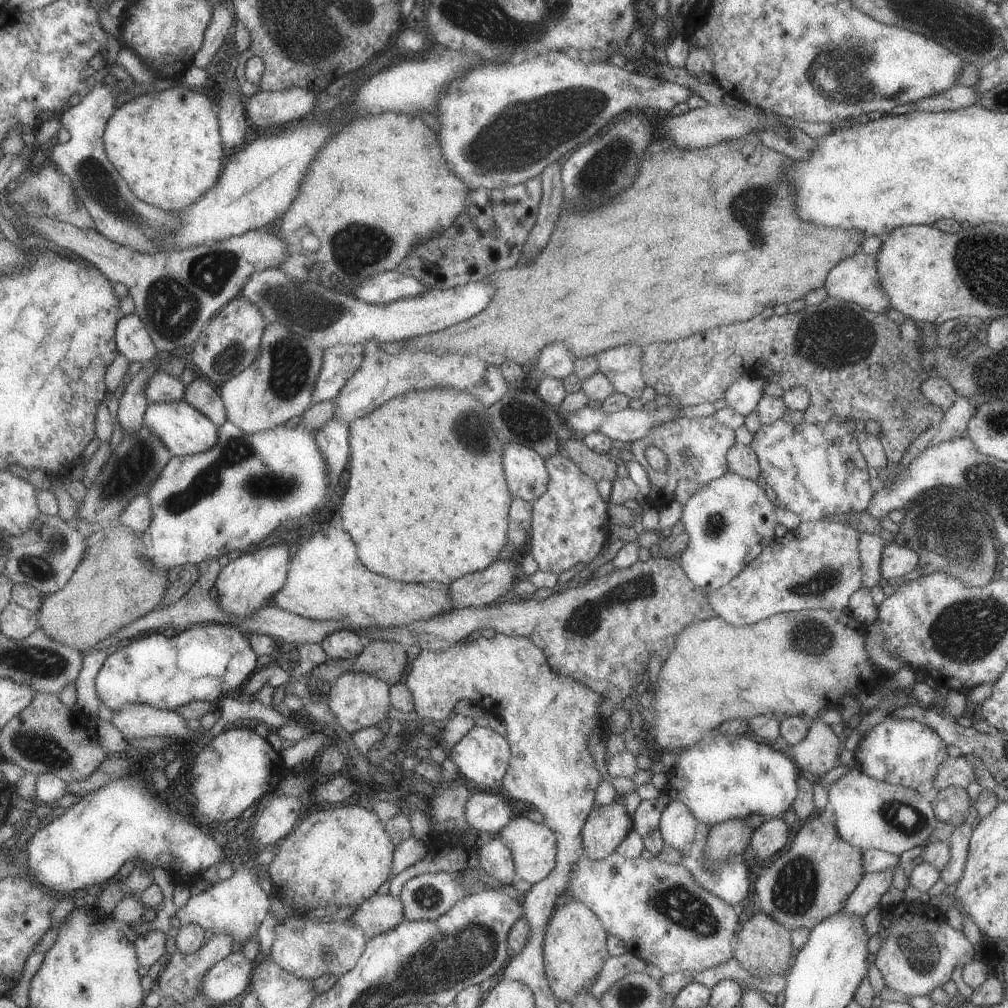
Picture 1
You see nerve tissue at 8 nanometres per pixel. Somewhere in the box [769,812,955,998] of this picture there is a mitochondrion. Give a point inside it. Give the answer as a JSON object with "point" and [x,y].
{"point":[928,950]}

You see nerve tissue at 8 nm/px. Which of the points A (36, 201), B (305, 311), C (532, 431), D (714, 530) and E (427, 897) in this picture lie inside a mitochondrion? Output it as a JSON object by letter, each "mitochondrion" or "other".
{"A":"mitochondrion","B":"mitochondrion","C":"mitochondrion","D":"mitochondrion","E":"mitochondrion"}

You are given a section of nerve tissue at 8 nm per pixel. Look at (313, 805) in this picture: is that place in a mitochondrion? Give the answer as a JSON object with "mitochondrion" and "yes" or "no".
{"mitochondrion":"no"}

